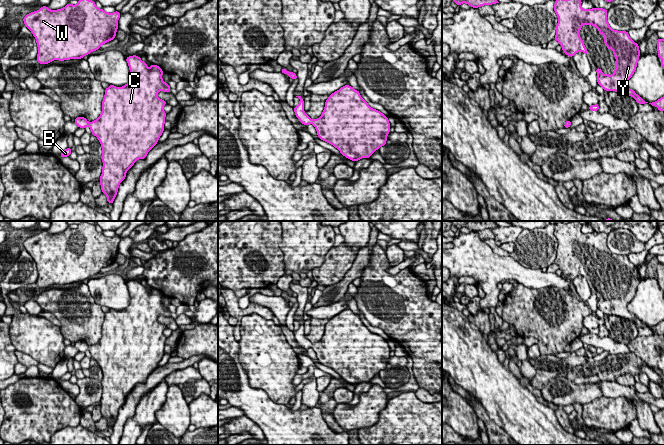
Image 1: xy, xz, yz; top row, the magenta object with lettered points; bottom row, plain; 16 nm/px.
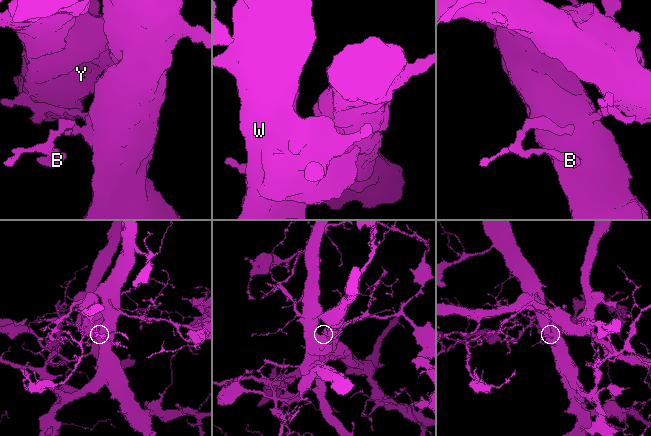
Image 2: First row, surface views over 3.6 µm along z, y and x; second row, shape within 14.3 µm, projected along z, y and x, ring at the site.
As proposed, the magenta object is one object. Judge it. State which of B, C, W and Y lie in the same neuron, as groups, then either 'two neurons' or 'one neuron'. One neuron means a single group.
B C W Y; one neuron

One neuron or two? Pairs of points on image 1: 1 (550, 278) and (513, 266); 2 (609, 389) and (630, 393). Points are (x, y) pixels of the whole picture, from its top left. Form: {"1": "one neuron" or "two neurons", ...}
{"1": "one neuron", "2": "one neuron"}

